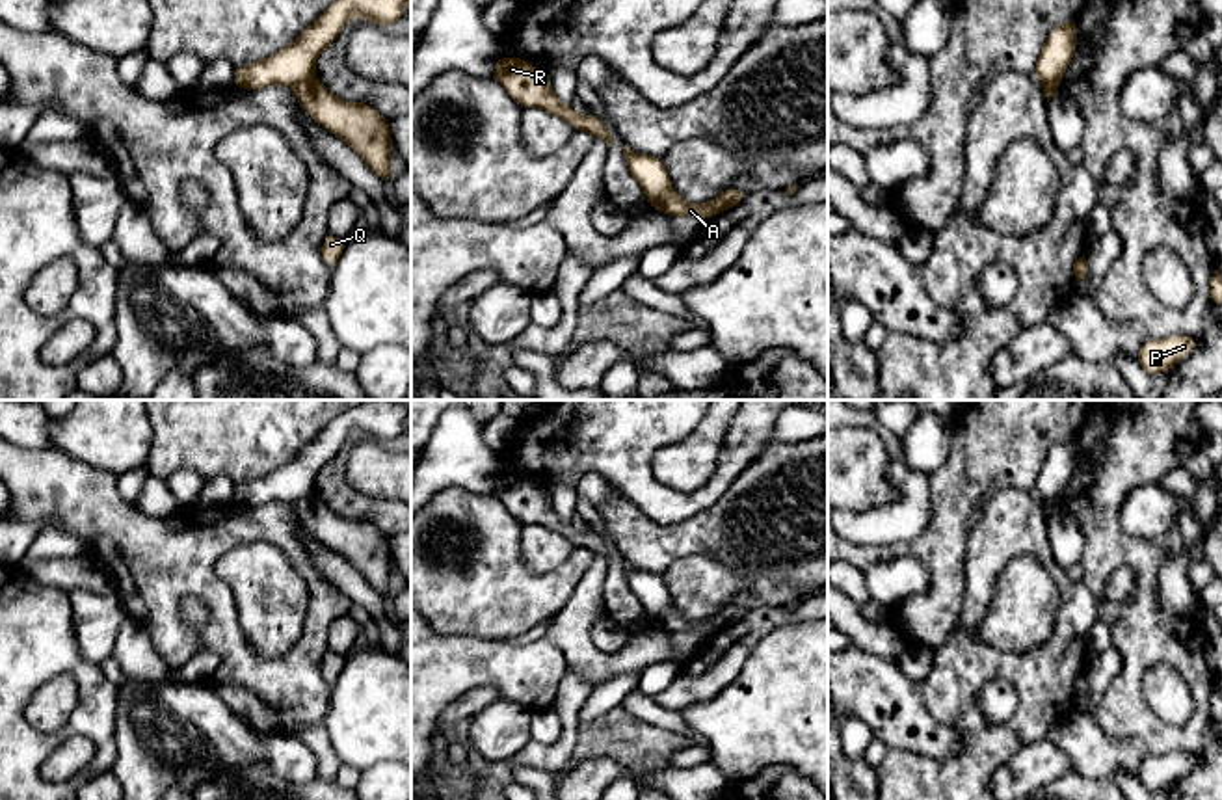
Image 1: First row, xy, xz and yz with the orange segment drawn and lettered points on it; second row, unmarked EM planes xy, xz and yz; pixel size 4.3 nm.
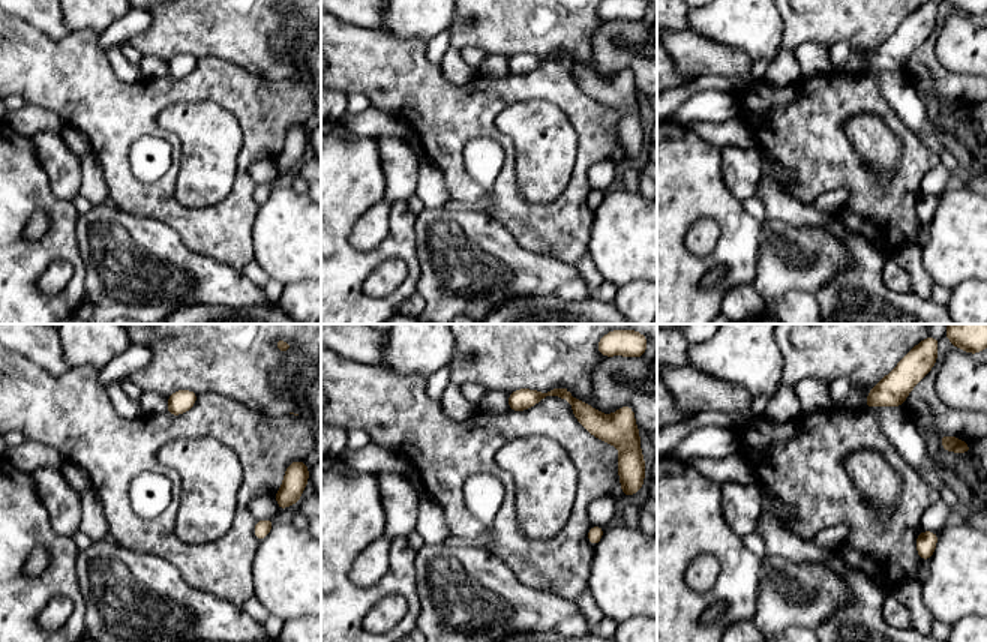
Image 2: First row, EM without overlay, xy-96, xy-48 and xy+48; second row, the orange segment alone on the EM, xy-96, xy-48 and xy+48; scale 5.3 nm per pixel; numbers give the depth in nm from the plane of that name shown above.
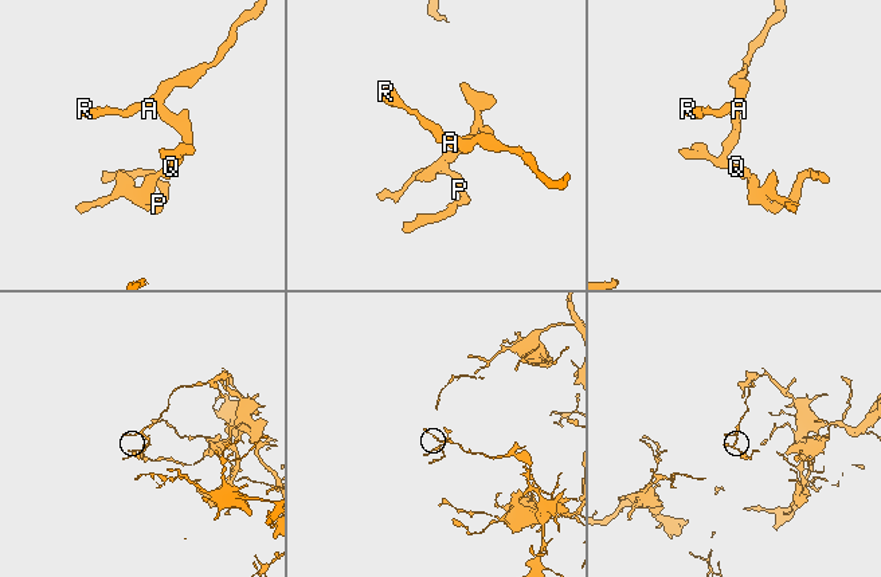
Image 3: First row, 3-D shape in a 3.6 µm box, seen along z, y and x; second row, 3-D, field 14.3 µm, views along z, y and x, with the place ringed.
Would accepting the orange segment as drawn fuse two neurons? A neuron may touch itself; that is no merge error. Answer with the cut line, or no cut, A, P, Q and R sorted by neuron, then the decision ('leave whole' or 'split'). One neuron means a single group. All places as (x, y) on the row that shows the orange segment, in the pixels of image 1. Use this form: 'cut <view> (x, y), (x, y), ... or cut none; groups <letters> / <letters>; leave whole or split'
cut xy (311, 77), (294, 88); groups A R / P Q; split

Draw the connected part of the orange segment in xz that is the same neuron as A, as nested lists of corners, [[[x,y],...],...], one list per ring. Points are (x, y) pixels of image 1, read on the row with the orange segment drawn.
[[[625,143],[621,145],[621,149],[623,149],[631,175],[638,180],[649,205],[655,210],[662,210],[670,218],[671,216],[703,216],[711,220],[718,214],[714,201],[701,203],[701,205],[684,203],[671,190],[670,177],[660,158],[638,154],[631,151]]]

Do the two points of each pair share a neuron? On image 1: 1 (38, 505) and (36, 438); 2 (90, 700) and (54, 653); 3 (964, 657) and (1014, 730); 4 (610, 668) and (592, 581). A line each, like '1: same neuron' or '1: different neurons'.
1: different neurons
2: same neuron
3: same neuron
4: same neuron

